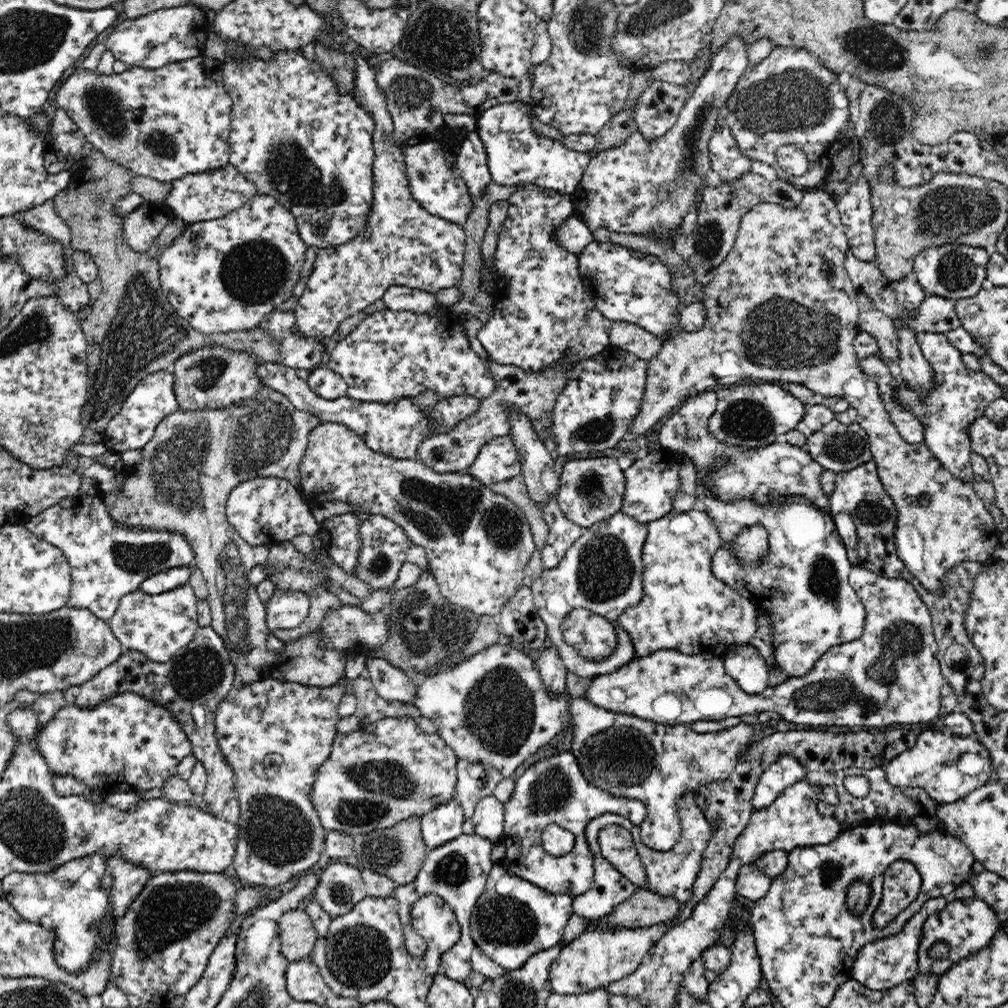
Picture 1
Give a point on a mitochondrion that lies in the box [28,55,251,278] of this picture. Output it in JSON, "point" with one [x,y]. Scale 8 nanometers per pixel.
{"point":[102,104]}

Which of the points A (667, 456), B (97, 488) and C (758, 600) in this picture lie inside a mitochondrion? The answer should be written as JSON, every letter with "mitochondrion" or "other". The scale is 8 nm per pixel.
{"A":"other","B":"other","C":"other"}

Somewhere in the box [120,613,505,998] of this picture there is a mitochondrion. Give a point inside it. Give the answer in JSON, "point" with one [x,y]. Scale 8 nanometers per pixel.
{"point":[171,913]}

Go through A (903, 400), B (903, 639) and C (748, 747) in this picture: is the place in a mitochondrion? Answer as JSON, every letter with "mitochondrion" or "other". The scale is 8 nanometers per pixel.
{"A":"other","B":"mitochondrion","C":"other"}

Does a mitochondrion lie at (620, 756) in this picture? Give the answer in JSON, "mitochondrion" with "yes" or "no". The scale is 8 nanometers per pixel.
{"mitochondrion":"yes"}

